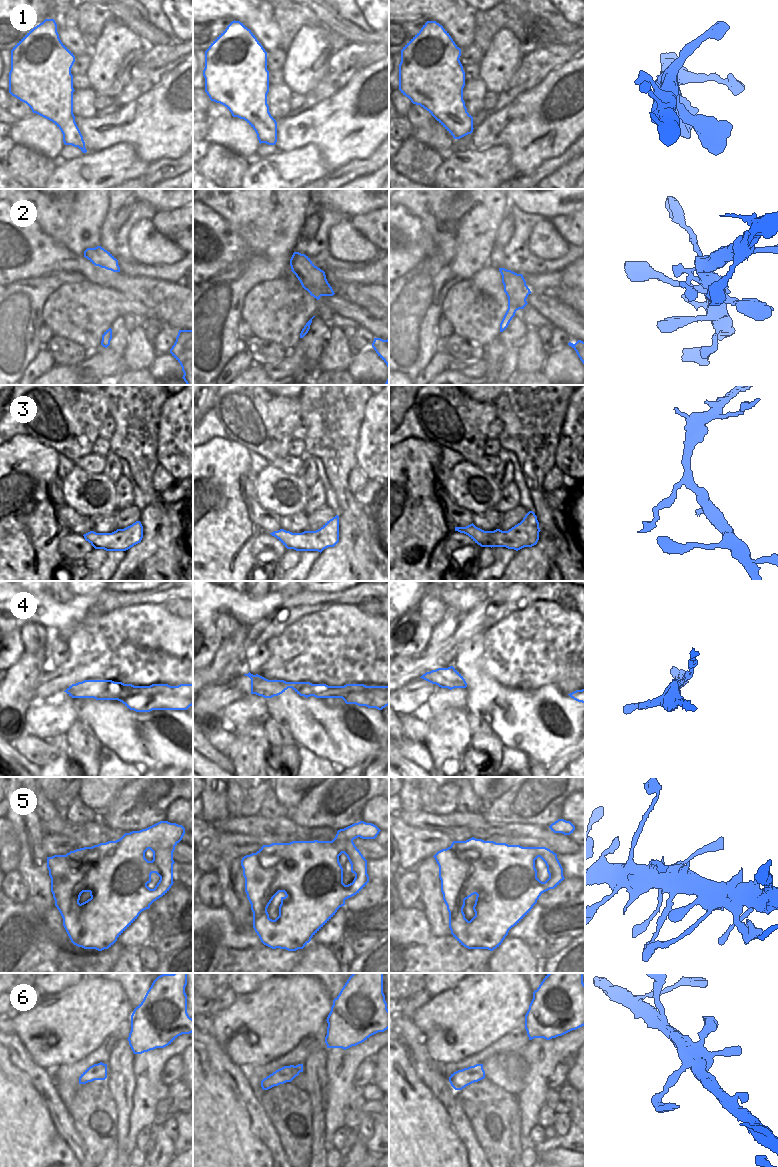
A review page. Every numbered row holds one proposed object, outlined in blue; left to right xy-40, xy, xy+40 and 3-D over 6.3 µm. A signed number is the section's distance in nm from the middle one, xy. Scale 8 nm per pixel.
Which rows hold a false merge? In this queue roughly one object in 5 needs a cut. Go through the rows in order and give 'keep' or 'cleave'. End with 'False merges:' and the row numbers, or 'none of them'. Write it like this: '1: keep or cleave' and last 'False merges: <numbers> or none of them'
1: keep
2: keep
3: keep
4: keep
5: keep
6: keep
False merges: none of them

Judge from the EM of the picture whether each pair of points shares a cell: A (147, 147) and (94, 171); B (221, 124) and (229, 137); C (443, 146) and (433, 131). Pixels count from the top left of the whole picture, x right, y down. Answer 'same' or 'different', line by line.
A: different
B: same
C: same

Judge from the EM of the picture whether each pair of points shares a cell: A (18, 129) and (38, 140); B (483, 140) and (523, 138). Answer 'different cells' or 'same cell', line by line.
A: same cell
B: same cell

